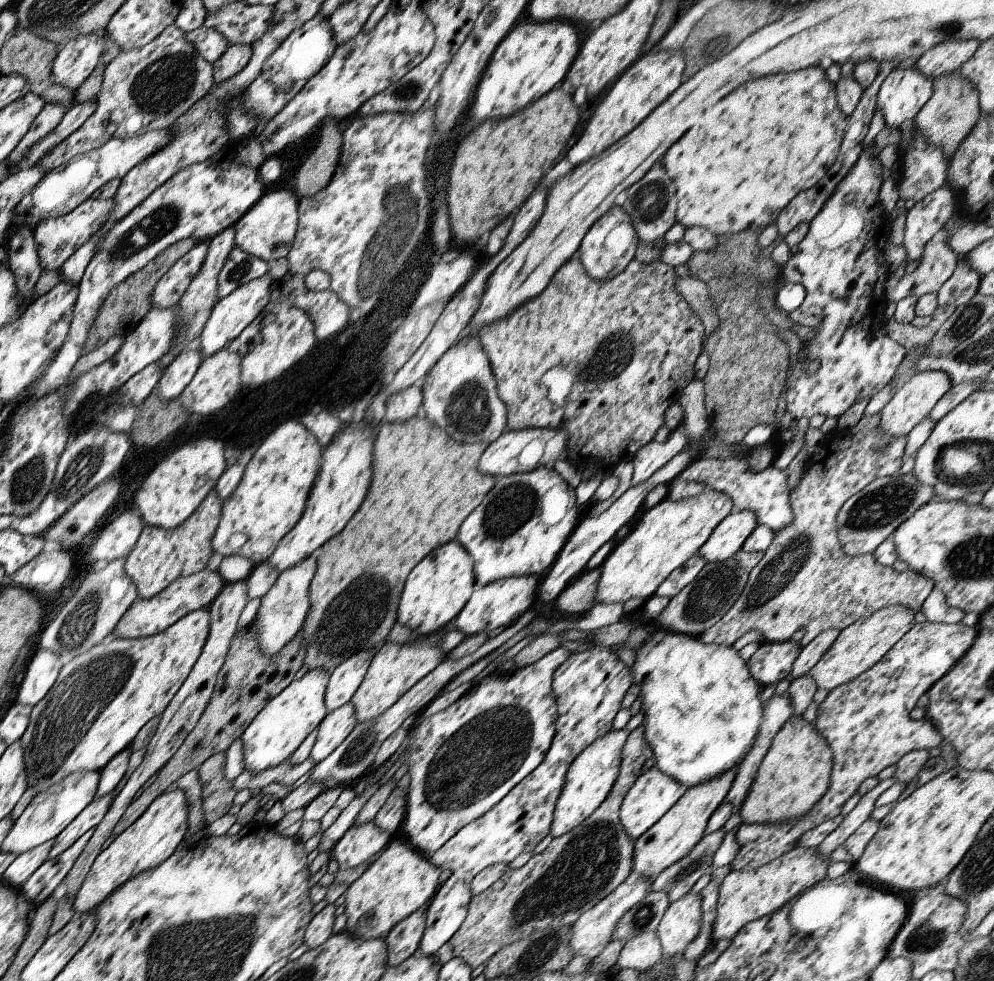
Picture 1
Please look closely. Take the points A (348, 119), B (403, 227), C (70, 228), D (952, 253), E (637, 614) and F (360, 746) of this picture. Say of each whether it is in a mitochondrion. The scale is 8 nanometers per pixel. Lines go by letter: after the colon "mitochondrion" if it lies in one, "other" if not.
A: other
B: mitochondrion
C: other
D: other
E: other
F: mitochondrion

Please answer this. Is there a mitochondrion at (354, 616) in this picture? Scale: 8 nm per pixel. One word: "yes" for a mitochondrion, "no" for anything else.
yes

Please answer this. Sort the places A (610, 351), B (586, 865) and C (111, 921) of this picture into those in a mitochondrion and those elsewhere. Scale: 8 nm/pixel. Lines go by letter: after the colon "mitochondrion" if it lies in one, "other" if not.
A: mitochondrion
B: mitochondrion
C: other

